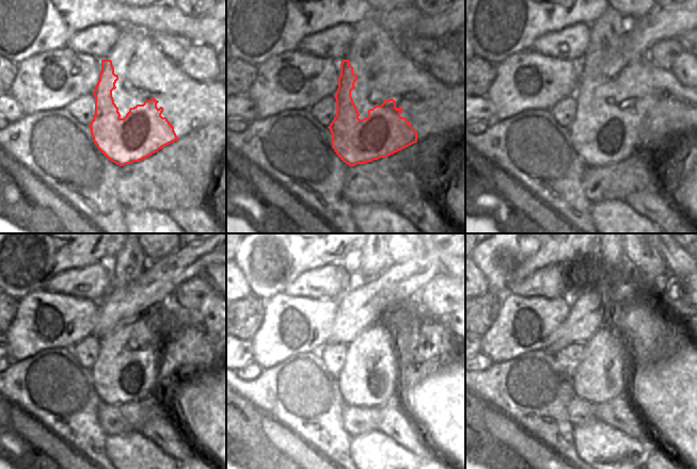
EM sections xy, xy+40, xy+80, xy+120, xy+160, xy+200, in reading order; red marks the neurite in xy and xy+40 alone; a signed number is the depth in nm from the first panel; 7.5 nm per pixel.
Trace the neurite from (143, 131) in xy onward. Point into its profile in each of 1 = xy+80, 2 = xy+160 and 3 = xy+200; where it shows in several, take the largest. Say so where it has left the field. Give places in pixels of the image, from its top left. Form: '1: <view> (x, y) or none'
1: xy+80 (622, 133)
2: xy+160 (363, 386)
3: xy+200 (596, 383)

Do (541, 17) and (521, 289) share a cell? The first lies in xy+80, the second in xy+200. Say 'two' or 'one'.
two

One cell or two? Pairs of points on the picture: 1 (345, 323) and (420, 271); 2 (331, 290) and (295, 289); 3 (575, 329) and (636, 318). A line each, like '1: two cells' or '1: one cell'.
1: one cell
2: one cell
3: two cells

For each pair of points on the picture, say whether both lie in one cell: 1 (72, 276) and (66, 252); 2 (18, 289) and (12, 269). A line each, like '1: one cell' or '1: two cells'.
1: two cells
2: one cell

